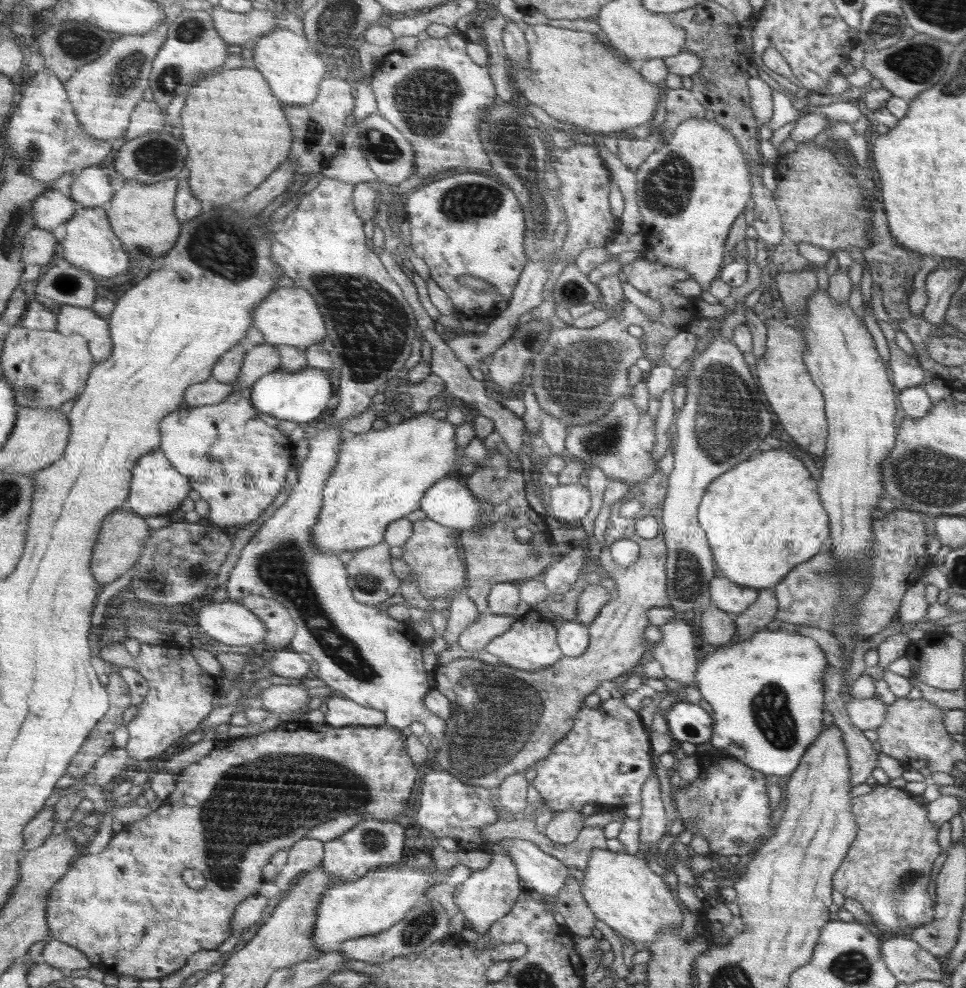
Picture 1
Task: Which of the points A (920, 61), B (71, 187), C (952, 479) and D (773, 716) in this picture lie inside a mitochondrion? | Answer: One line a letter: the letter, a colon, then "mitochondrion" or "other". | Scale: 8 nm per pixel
A: mitochondrion
B: other
C: mitochondrion
D: mitochondrion

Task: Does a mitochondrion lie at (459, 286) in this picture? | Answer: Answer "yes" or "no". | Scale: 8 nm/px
no

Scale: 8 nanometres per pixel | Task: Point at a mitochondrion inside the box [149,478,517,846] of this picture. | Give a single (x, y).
(282, 568)

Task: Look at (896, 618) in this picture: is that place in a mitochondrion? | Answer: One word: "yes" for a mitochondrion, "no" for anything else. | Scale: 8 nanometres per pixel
no

